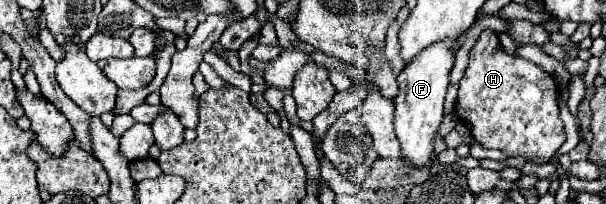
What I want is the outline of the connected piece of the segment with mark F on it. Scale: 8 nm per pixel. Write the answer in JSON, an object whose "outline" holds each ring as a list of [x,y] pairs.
{"outline":[[[440,42],[436,46],[428,46],[412,66],[404,66],[404,70],[398,74],[398,96],[394,98],[394,126],[396,126],[396,136],[402,146],[402,160],[410,168],[424,168],[434,150],[434,136],[438,134],[440,122],[442,122],[442,104],[448,88],[448,74],[454,66],[454,56],[452,48],[456,42]]]}

